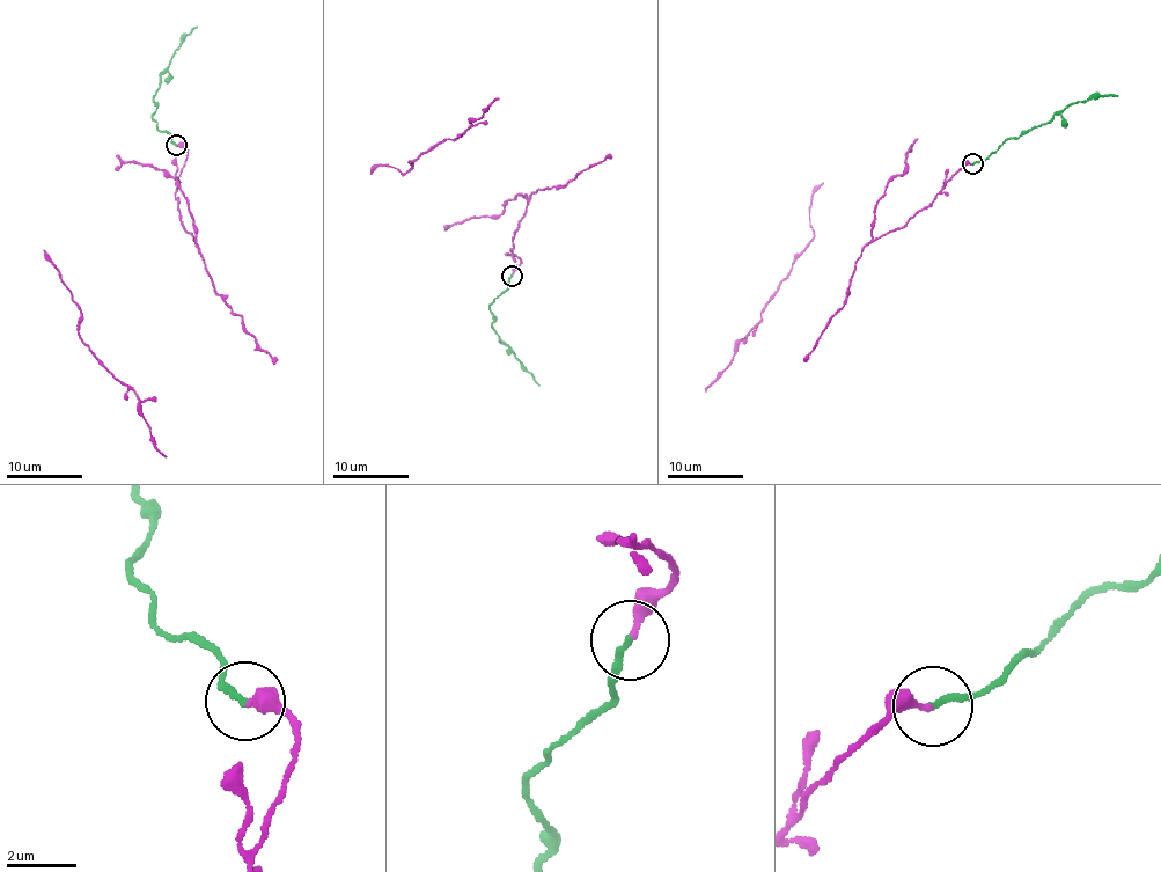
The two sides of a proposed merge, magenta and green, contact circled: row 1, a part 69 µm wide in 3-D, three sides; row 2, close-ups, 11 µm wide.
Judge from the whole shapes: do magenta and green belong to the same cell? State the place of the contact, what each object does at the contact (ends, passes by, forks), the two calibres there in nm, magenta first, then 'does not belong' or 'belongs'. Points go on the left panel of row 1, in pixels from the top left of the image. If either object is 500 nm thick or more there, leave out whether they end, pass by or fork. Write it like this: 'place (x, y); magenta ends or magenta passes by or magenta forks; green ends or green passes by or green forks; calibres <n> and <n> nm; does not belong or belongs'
place (176, 145); magenta ends; green ends; calibres 240 and 200 nm; does not belong

